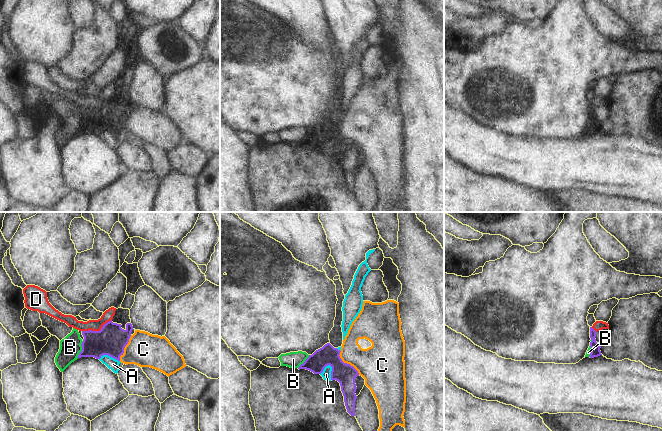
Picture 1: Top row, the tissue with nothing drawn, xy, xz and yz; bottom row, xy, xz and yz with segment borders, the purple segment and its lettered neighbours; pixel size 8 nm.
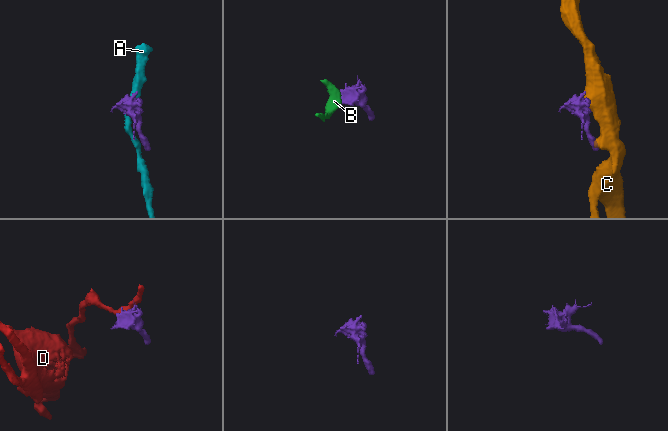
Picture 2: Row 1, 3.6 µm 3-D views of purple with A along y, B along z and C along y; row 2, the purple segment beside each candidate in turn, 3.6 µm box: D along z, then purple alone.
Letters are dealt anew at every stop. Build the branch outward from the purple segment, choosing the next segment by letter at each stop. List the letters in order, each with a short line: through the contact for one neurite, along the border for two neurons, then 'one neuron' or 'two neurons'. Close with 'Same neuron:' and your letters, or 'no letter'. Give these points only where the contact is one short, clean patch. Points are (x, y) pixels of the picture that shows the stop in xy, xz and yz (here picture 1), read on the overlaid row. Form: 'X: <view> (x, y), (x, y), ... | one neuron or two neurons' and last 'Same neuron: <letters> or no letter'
A: xz (328, 364), (331, 367), (331, 379) | two neurons
B: xy (83, 341), (77, 358) | two neurons
C: xz (340, 351), (339, 357), (344, 362), (349, 363), (359, 374) | two neurons
D: xy (111, 319), (99, 330), (82, 331) | two neurons
Same neuron: no letter

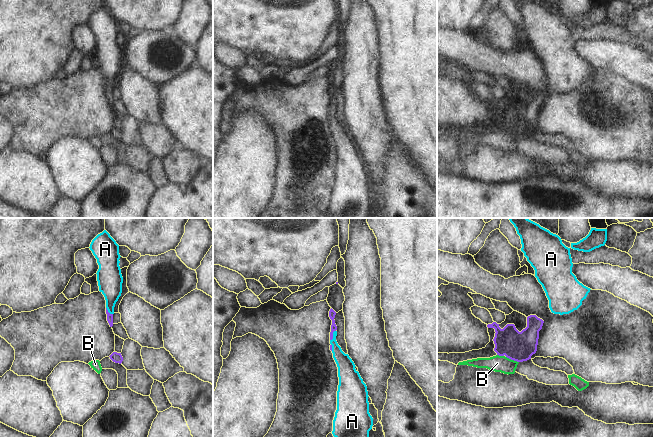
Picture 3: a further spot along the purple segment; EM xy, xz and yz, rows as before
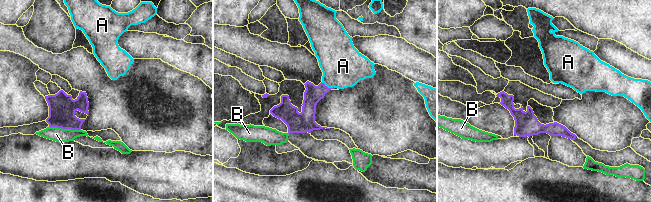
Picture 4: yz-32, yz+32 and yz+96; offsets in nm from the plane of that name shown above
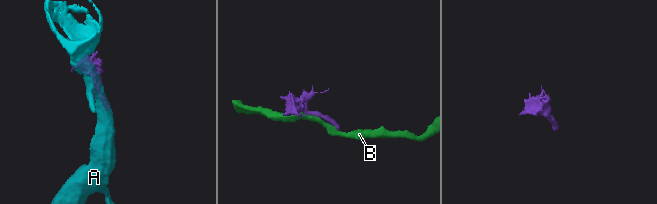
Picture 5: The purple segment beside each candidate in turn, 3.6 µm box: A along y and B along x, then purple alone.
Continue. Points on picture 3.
A: xz (332, 313), (332, 335), (334, 347), (344, 363) | one neuron
B: yz (506, 356), (518, 362) | two neurons
Same neuron: A

